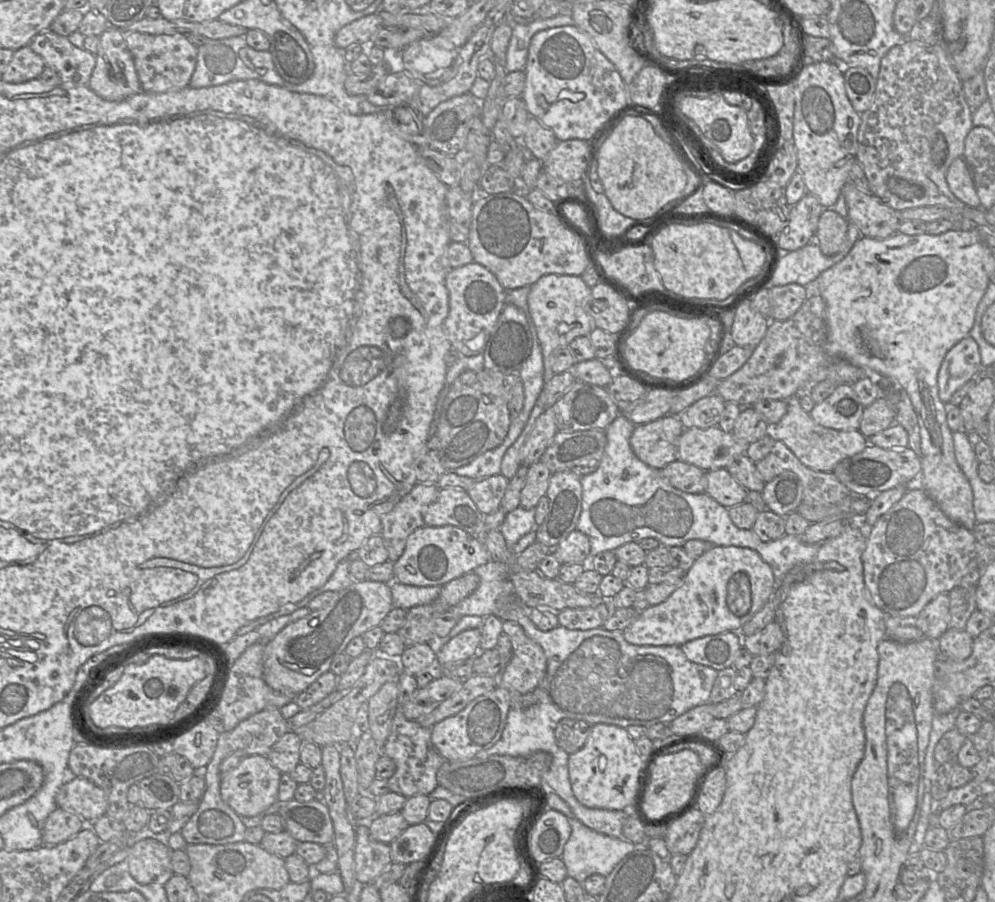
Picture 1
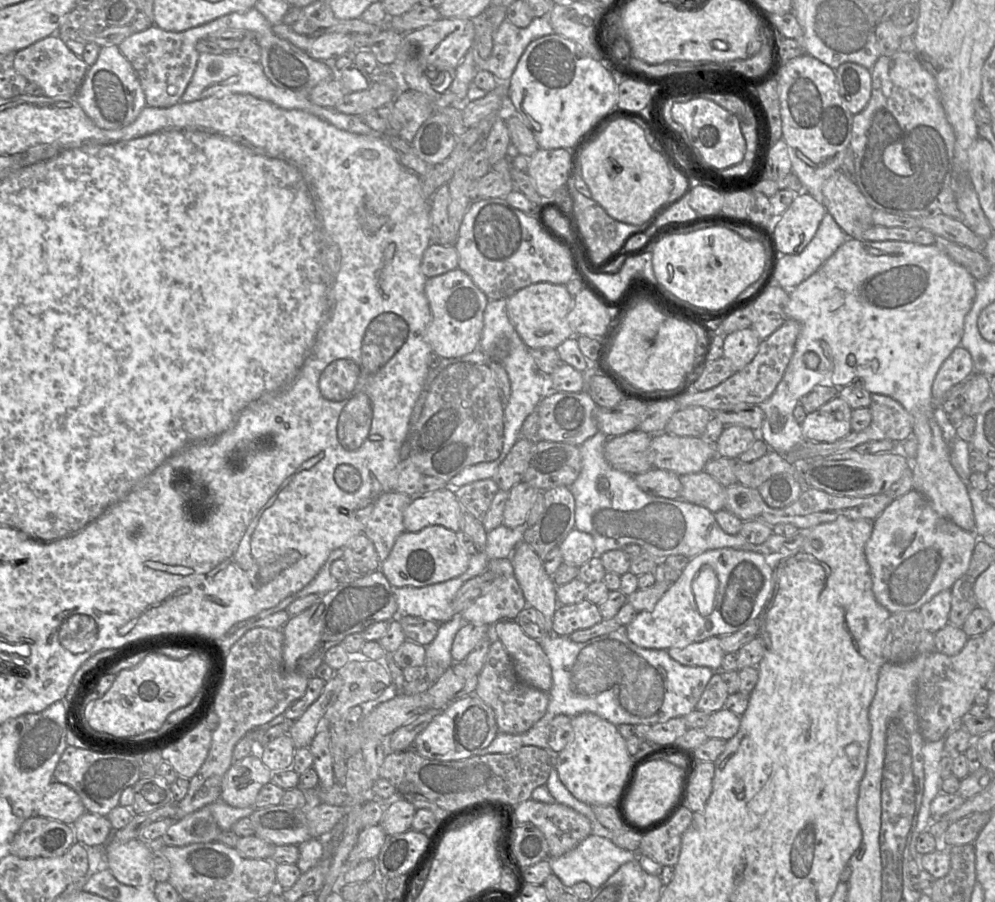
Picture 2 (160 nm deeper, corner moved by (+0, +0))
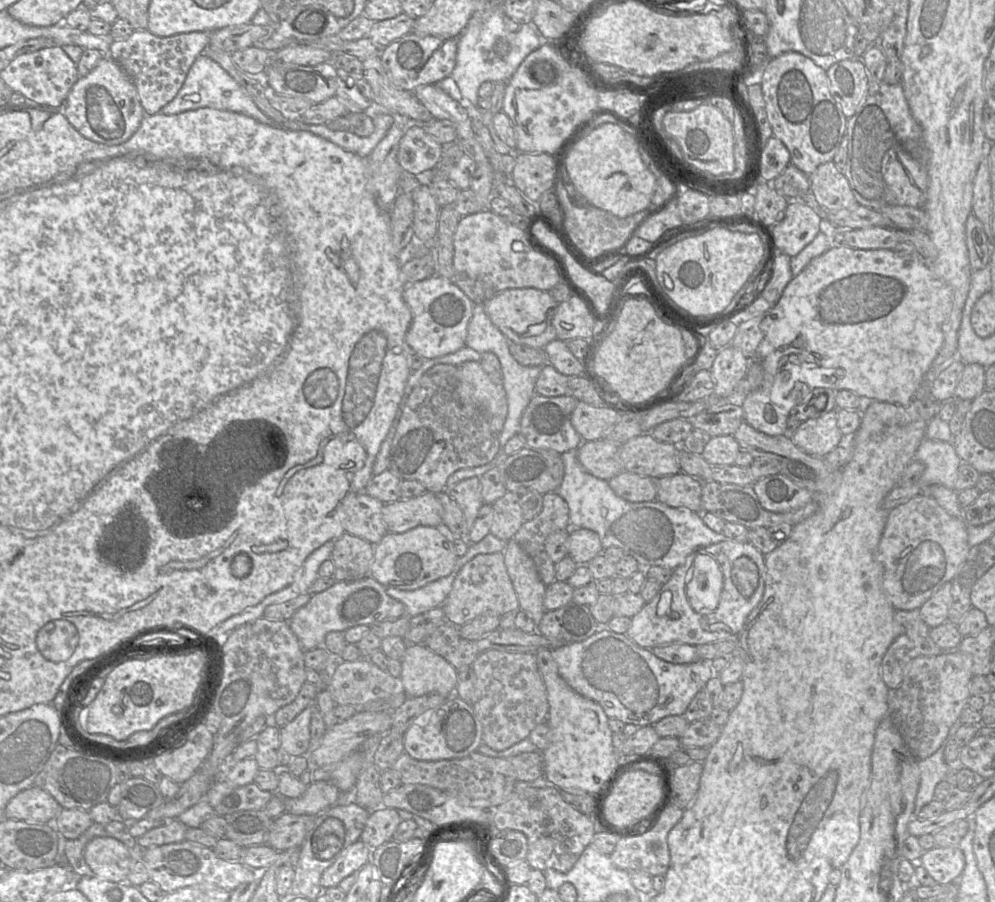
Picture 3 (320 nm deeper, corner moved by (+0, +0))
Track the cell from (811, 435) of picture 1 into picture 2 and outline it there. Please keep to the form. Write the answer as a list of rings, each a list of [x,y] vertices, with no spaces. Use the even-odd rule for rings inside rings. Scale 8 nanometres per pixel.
[[[848,238],[815,273],[789,291],[790,298],[786,307],[786,314],[788,318],[797,320],[801,324],[801,331],[783,378],[773,394],[759,404],[764,412],[764,420],[758,430],[759,437],[767,443],[770,449],[780,454],[787,453],[804,439],[801,424],[795,420],[793,414],[795,406],[800,403],[800,399],[803,396],[809,393],[816,385],[843,388],[854,381],[861,381],[871,394],[881,394],[893,398],[914,418],[913,434],[917,438],[918,449],[917,455],[912,461],[913,490],[923,494],[940,516],[952,521],[965,531],[974,532],[975,519],[967,488],[951,463],[950,445],[947,443],[946,434],[944,434],[934,417],[935,407],[933,404],[932,385],[944,361],[952,354],[955,348],[960,346],[964,332],[964,320],[976,296],[975,281],[976,279],[966,268],[954,262],[935,244],[919,245],[913,242],[891,240],[875,242]]]

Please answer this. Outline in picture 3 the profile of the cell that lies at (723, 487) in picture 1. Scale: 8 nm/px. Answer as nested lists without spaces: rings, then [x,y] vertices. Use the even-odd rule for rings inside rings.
[[[683,472],[664,476],[656,479],[656,500],[670,507],[685,507],[703,513],[702,485],[702,480]]]

